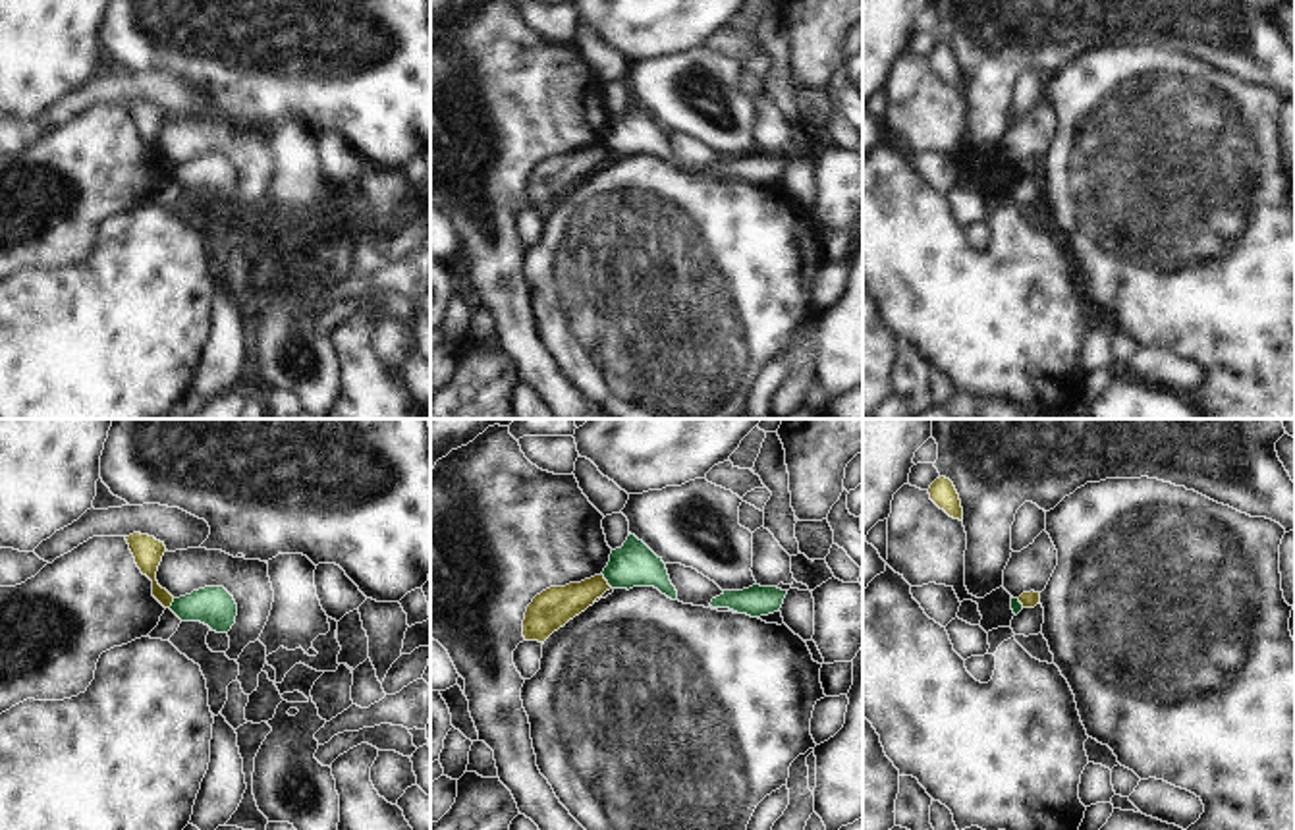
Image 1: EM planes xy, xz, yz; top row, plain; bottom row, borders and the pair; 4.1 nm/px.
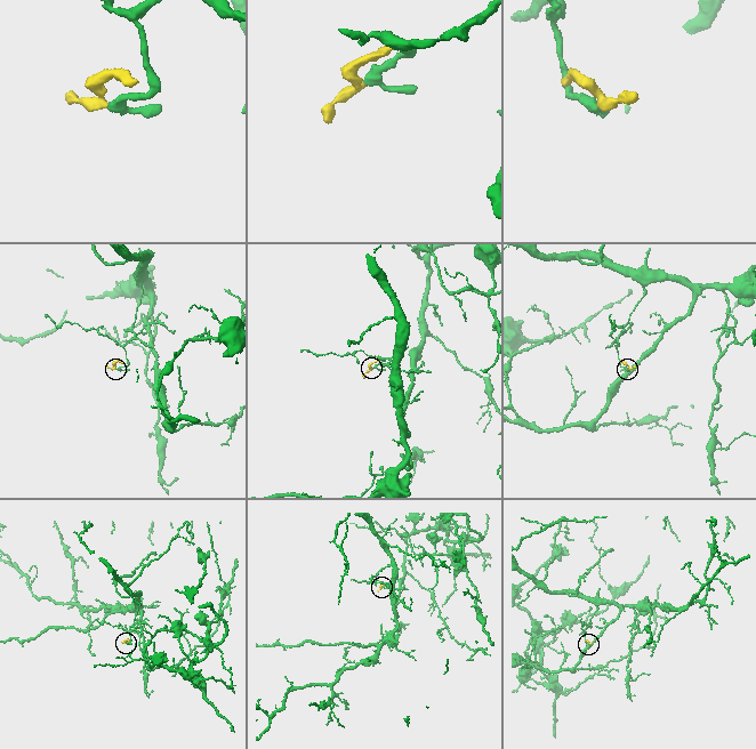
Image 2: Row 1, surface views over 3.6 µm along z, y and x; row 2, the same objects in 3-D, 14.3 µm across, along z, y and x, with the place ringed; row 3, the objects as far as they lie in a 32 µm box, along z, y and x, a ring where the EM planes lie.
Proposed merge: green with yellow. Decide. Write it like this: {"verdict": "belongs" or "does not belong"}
{"verdict": "does not belong"}

